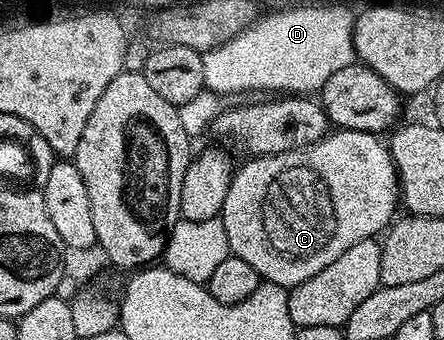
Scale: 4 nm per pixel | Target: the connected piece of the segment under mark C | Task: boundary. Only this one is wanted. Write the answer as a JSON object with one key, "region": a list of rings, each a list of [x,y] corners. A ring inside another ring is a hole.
{"region":[[[336,129],[334,132],[328,132],[319,142],[309,144],[305,148],[297,148],[293,152],[284,154],[255,156],[247,160],[251,162],[245,163],[240,170],[238,167],[232,175],[221,211],[221,217],[225,224],[225,236],[229,236],[229,248],[232,255],[245,260],[245,264],[250,264],[259,273],[262,281],[290,288],[309,280],[309,276],[317,276],[317,272],[321,272],[321,268],[325,268],[325,264],[333,264],[333,260],[337,260],[337,256],[341,256],[341,252],[345,252],[345,248],[357,244],[357,240],[382,235],[392,225],[393,219],[396,217],[395,205],[397,207],[400,205],[401,191],[399,176],[395,162],[391,159],[388,143],[384,139],[382,142],[379,138],[382,137],[376,136],[370,130]]]}

